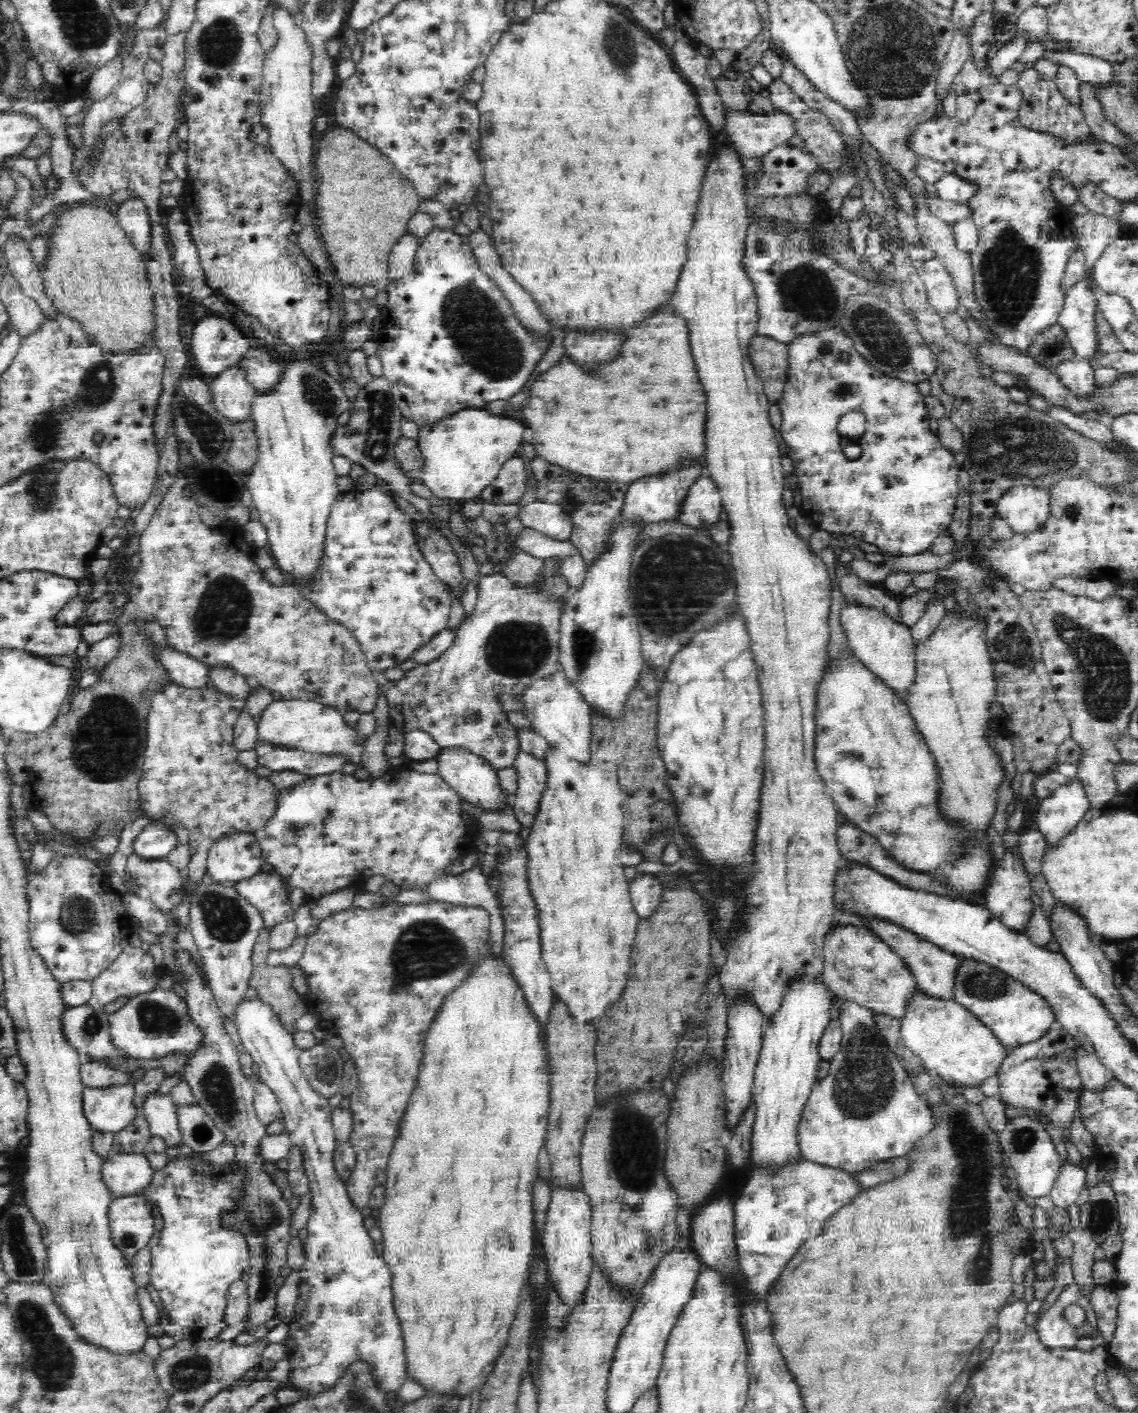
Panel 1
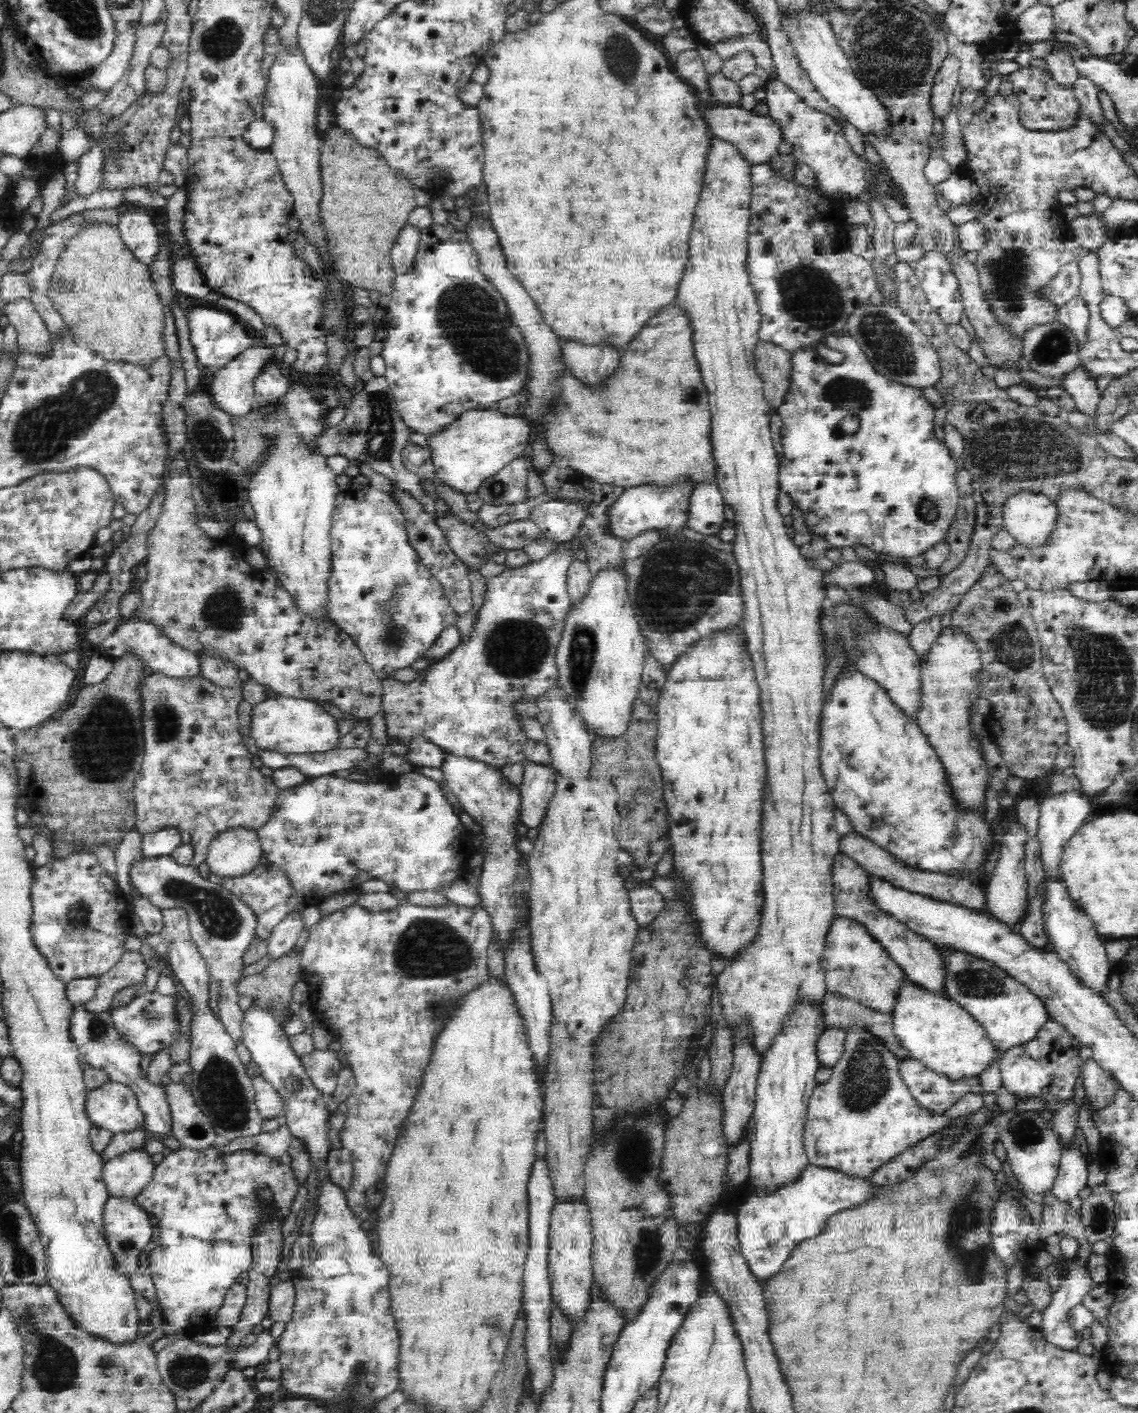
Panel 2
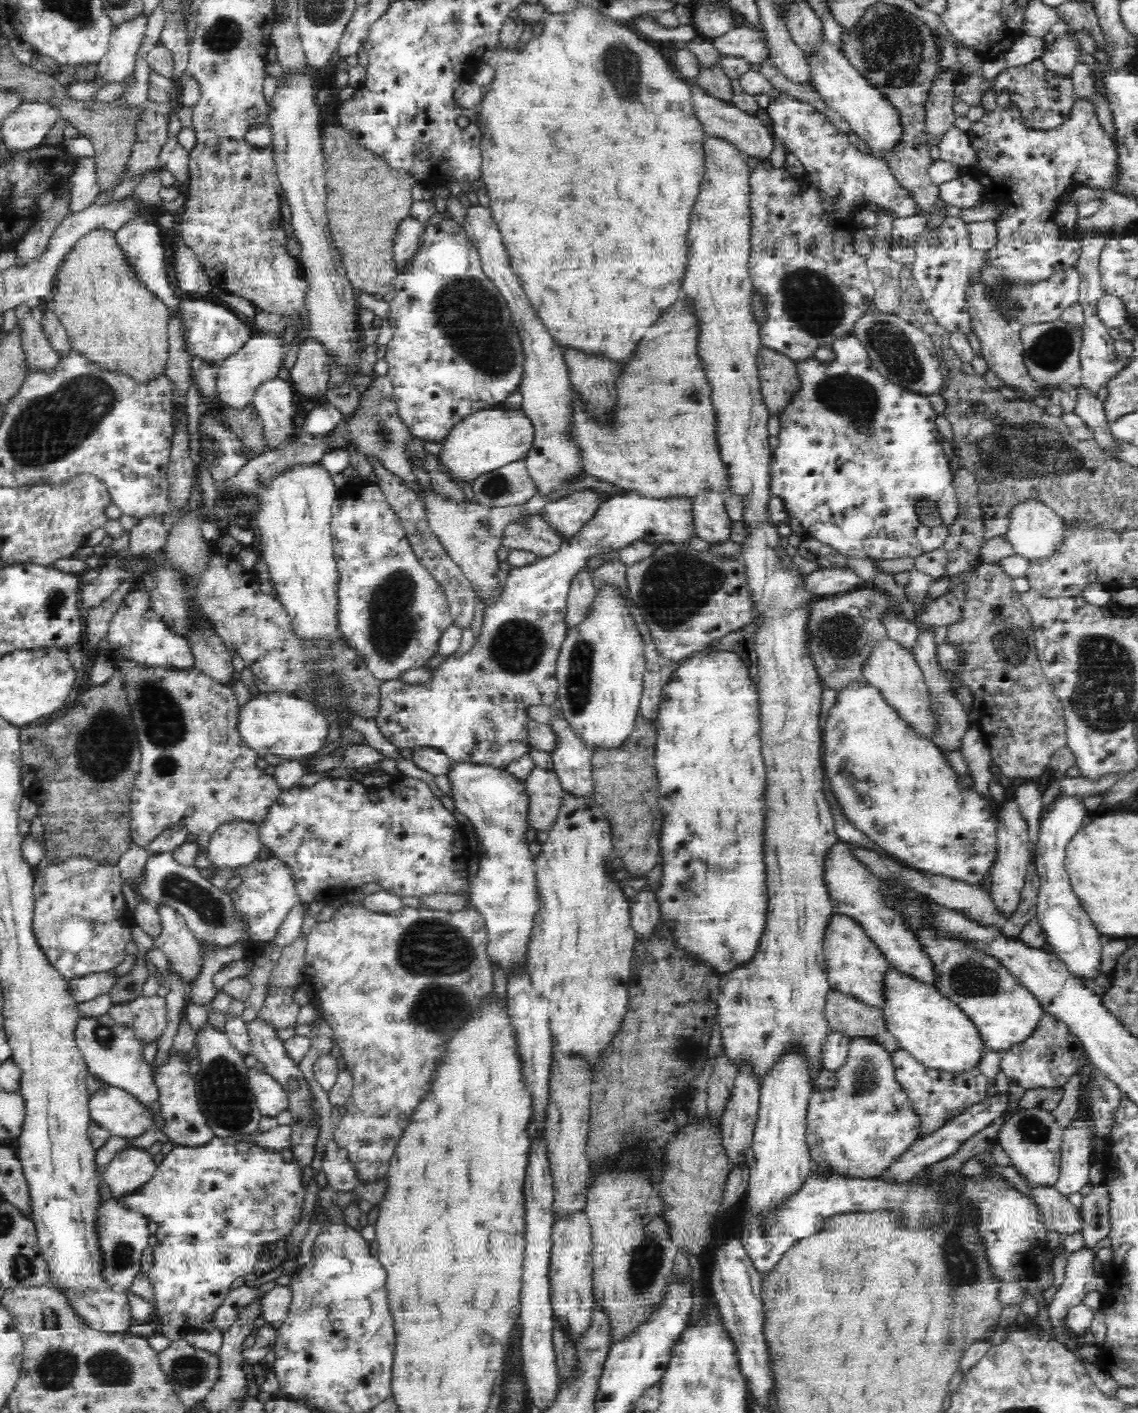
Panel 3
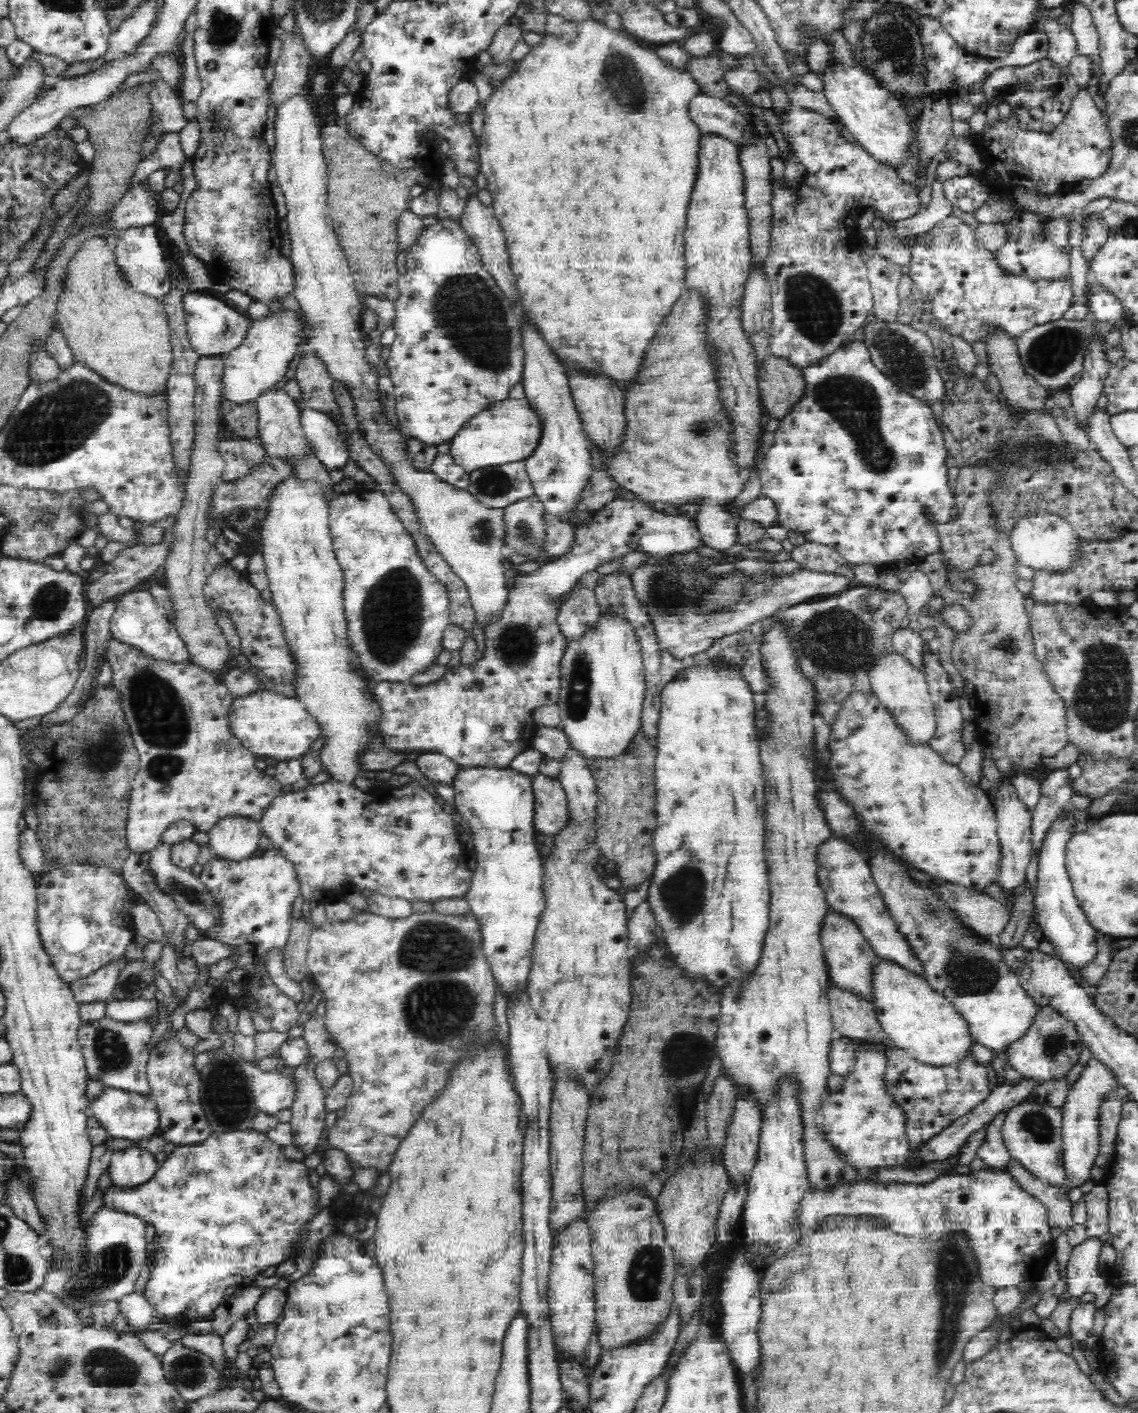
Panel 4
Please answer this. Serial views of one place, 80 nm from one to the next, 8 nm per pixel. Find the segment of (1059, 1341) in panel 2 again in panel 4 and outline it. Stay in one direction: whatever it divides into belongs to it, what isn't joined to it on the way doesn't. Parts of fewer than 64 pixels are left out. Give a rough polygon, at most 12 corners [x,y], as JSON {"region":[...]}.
{"region":[[1094,1238],[1071,1250],[1066,1290],[1058,1304],[1094,1294],[1096,1309],[1107,1304],[1110,1274],[1098,1272],[1102,1242]]}

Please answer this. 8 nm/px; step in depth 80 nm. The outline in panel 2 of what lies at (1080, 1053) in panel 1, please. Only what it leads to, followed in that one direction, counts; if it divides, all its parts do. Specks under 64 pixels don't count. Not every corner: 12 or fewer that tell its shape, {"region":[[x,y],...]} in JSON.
{"region":[[1094,1059],[1079,1072],[1090,1103],[1107,1105],[1117,1086]]}

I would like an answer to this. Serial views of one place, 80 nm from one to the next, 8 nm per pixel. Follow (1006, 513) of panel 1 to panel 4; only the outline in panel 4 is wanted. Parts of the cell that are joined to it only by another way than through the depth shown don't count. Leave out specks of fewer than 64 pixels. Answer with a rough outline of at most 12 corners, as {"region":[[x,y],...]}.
{"region":[[1028,509],[1008,533],[1020,563],[1060,571],[1080,540],[1060,515]]}

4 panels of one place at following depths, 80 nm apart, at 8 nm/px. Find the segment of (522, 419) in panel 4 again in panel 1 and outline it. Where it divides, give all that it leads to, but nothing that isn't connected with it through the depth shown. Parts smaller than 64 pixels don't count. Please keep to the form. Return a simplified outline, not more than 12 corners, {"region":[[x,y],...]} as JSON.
{"region":[[484,408],[420,424],[434,498],[483,496],[528,431]]}

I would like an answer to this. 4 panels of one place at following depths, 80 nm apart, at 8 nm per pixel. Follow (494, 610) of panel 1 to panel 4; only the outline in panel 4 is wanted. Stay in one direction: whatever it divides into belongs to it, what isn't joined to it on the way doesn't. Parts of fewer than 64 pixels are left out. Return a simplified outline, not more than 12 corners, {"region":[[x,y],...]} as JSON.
{"region":[[614,498],[570,548],[517,570],[484,652],[382,681],[395,752],[505,769],[559,699],[558,612],[630,552],[702,546],[695,518]]}

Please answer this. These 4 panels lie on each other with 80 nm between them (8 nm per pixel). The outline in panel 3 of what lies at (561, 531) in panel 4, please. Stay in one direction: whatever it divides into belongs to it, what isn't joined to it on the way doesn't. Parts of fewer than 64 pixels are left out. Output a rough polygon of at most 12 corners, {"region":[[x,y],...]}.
{"region":[[538,514],[507,524],[502,549],[548,556],[560,540]]}

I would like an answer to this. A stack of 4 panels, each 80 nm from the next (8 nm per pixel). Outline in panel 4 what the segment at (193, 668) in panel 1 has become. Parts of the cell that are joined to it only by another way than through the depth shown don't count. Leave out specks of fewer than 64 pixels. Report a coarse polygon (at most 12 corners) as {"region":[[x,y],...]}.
{"region":[[147,590],[119,595],[112,641],[150,660],[190,663]]}

